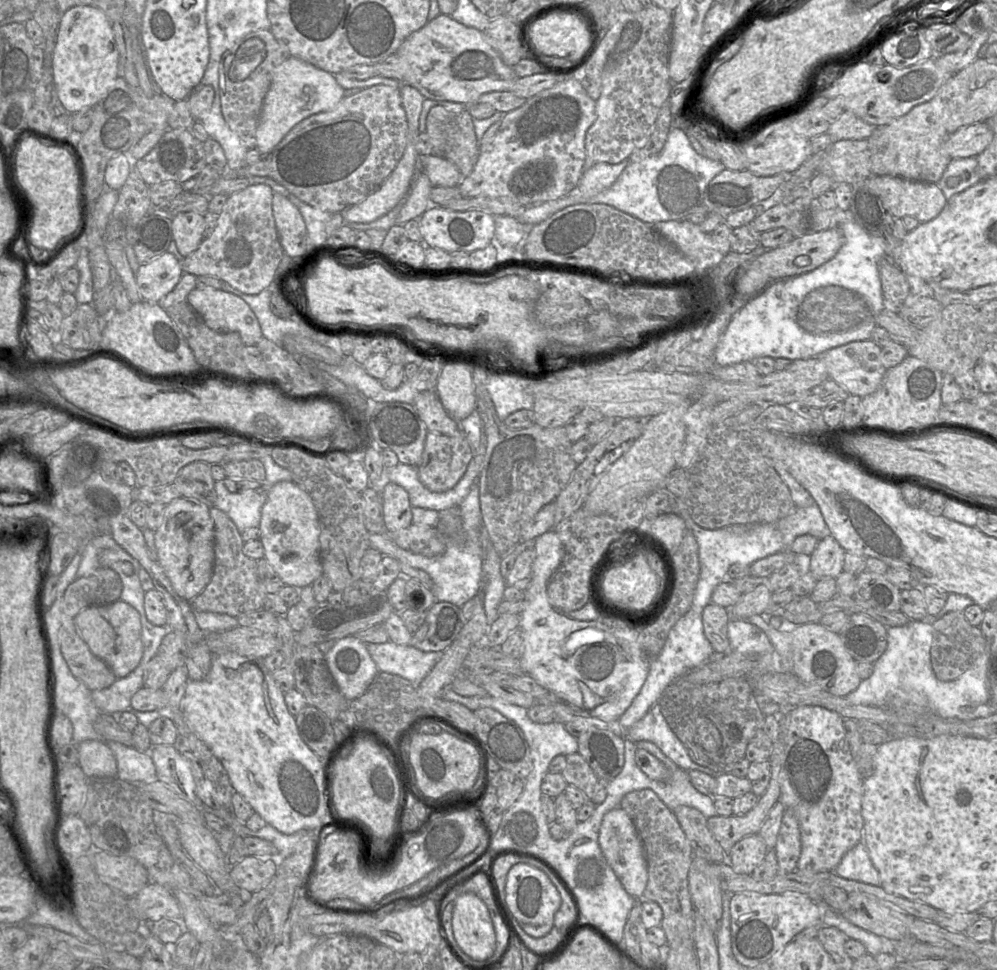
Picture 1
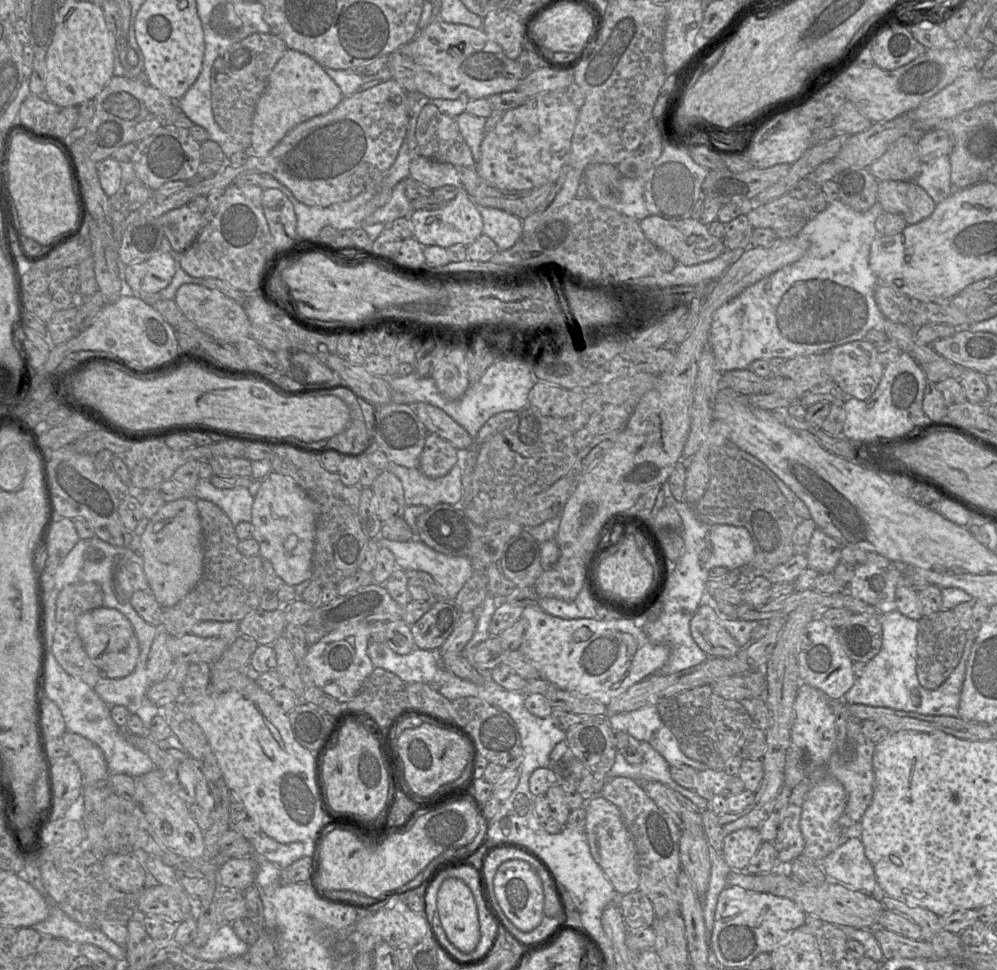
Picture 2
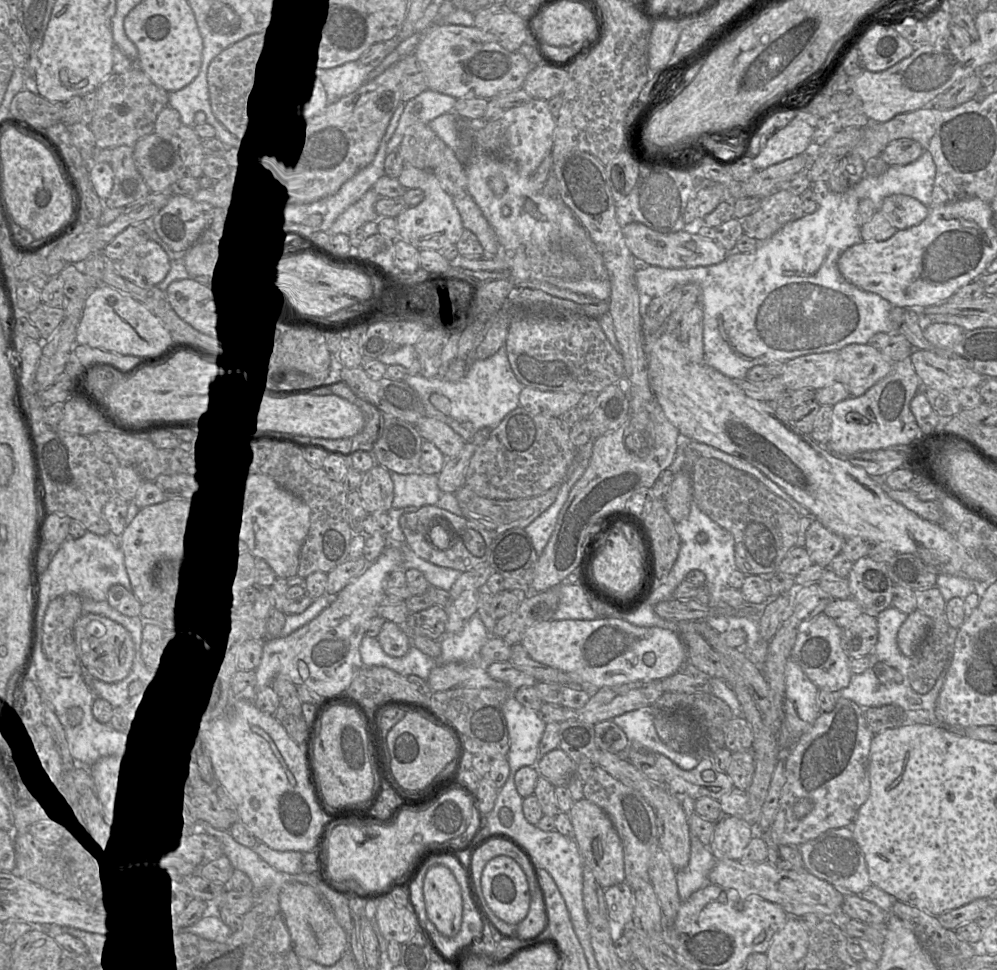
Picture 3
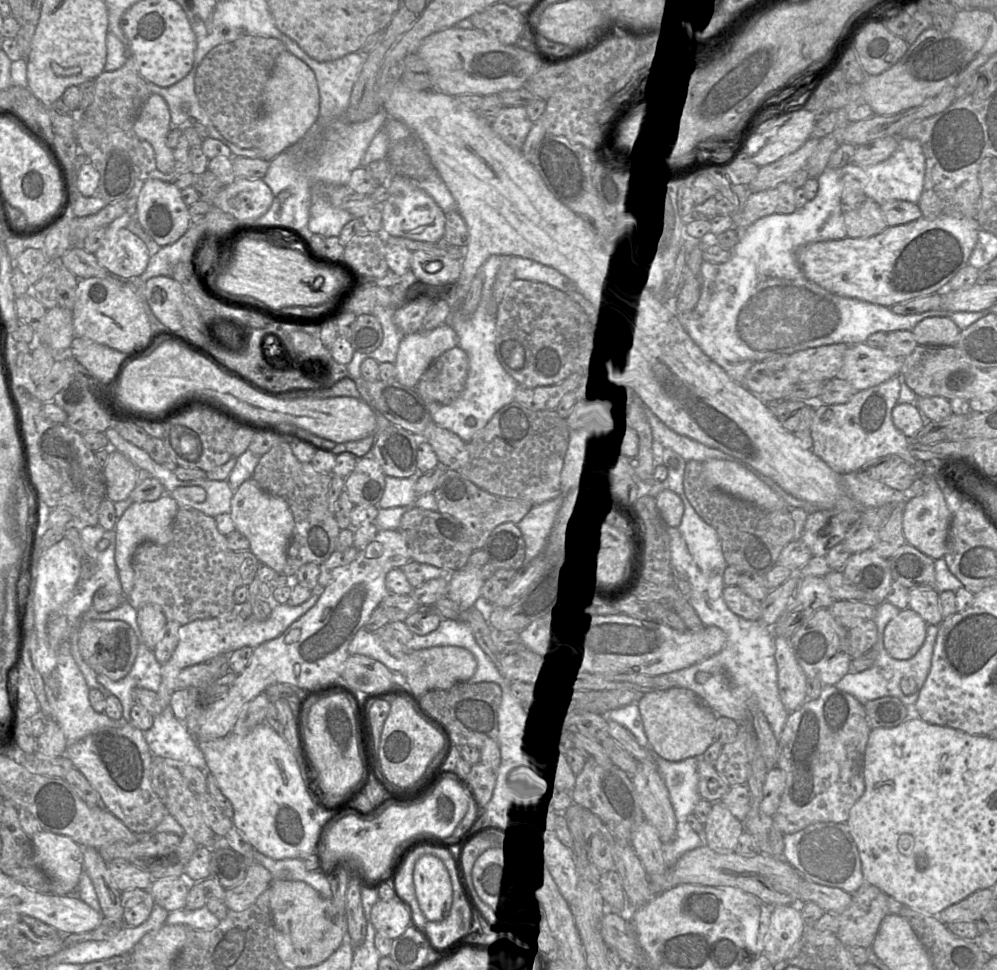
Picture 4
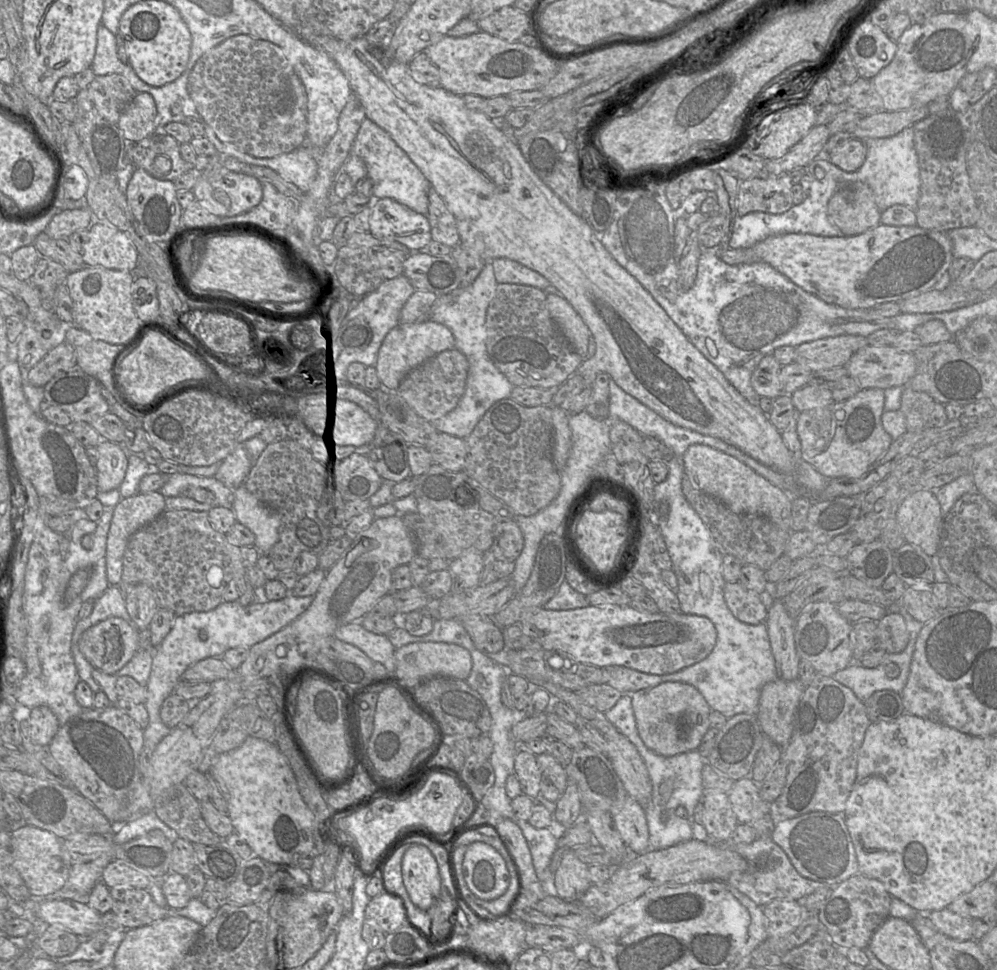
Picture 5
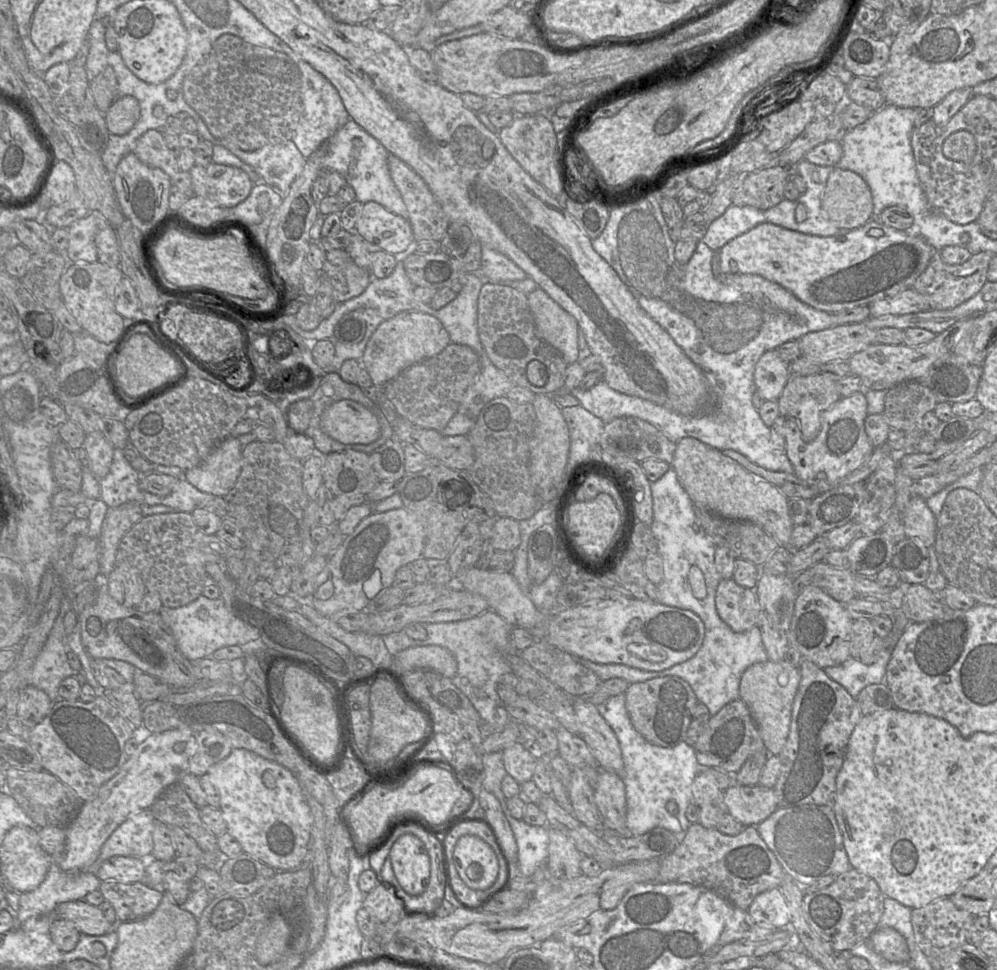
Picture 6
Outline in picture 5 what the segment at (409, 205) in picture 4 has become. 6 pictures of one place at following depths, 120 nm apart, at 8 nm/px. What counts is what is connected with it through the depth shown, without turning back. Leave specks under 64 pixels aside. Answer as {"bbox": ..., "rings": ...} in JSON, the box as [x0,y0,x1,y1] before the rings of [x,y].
{"bbox":[369,198,432,251],"rings":[[[392,198],[373,200],[369,225],[375,237],[400,242],[412,251],[421,251],[432,241],[427,216]]]}

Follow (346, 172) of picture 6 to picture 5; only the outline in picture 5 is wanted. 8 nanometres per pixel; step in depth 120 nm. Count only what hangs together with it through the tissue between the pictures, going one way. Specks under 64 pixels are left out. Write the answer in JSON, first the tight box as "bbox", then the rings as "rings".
{"bbox":[351,118,431,215],"rings":[[[366,118],[360,125],[351,155],[356,155],[364,161],[367,177],[371,179],[373,184],[372,197],[392,198],[416,212],[426,215],[431,184],[385,130]]]}

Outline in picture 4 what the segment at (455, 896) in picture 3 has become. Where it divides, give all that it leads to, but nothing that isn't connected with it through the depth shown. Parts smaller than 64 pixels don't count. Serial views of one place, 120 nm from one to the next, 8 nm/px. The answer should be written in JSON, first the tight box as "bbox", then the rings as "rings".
{"bbox":[413,855,453,921],"rings":[[[423,855],[415,863],[413,884],[419,907],[429,921],[442,921],[451,909],[453,886],[444,863],[434,855]]]}

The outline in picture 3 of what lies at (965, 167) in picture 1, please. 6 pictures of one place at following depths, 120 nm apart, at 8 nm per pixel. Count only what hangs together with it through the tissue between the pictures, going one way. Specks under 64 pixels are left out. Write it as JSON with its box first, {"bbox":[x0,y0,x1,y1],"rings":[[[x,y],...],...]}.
{"bbox":[856,151,936,211],"rings":[[[928,151],[907,165],[889,166],[878,176],[865,175],[856,185],[859,201],[868,199],[875,211],[881,209],[883,200],[891,195],[910,196],[925,206],[930,205],[936,167]]]}

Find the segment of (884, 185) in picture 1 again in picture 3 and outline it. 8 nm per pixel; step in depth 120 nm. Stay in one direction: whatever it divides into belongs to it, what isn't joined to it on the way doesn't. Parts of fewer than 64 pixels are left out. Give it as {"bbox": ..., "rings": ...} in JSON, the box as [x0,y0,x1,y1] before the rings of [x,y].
{"bbox":[880,194,930,230],"rings":[[[895,194],[883,200],[880,211],[894,228],[905,230],[924,221],[930,208],[910,196]]]}

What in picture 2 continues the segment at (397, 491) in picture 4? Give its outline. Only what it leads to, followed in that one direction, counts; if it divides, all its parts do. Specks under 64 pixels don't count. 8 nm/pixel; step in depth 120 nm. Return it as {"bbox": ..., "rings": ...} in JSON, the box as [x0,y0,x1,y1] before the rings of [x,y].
{"bbox":[387,452,463,507],"rings":[[[461,452],[457,464],[443,477],[429,478],[418,468],[407,468],[389,462],[387,470],[400,481],[407,506],[433,507],[440,503],[457,504],[463,495]]]}

